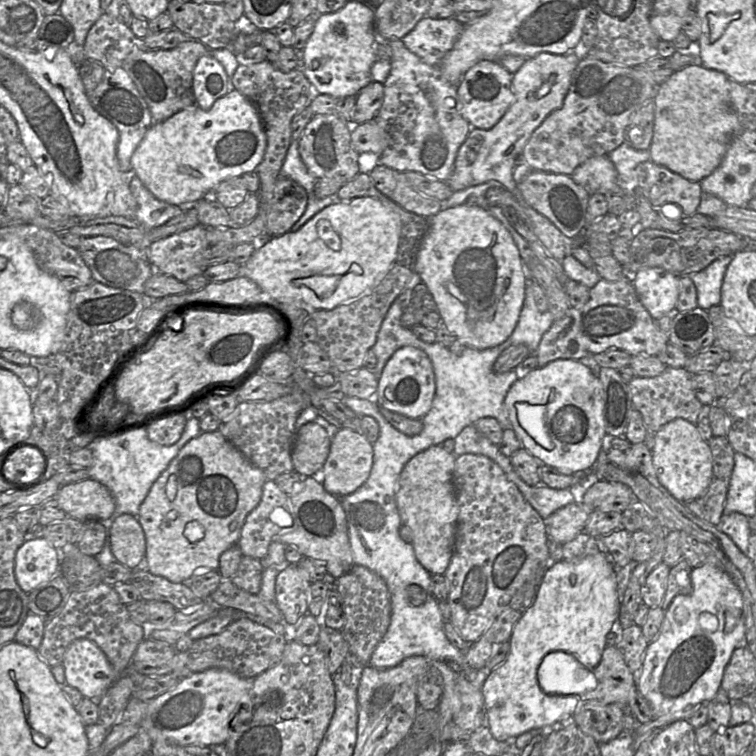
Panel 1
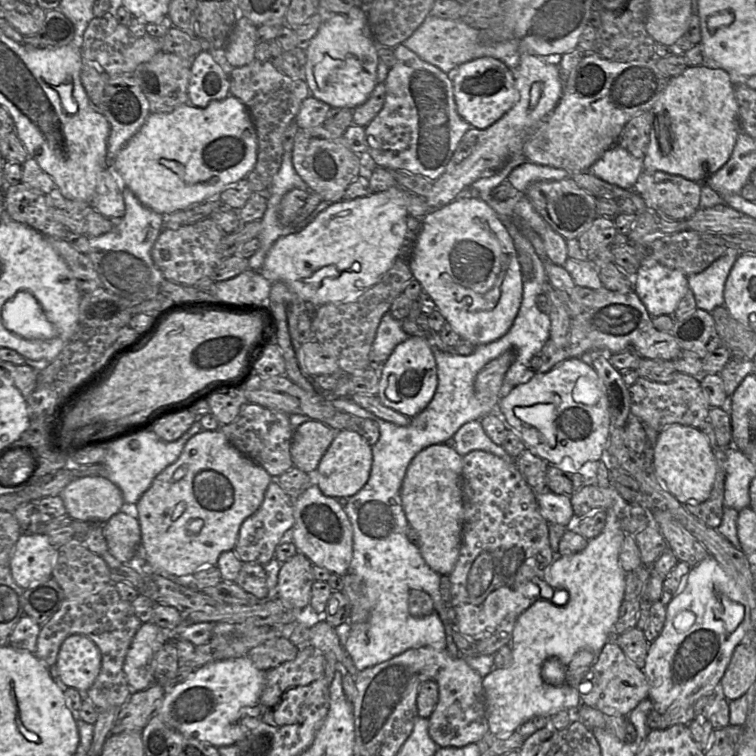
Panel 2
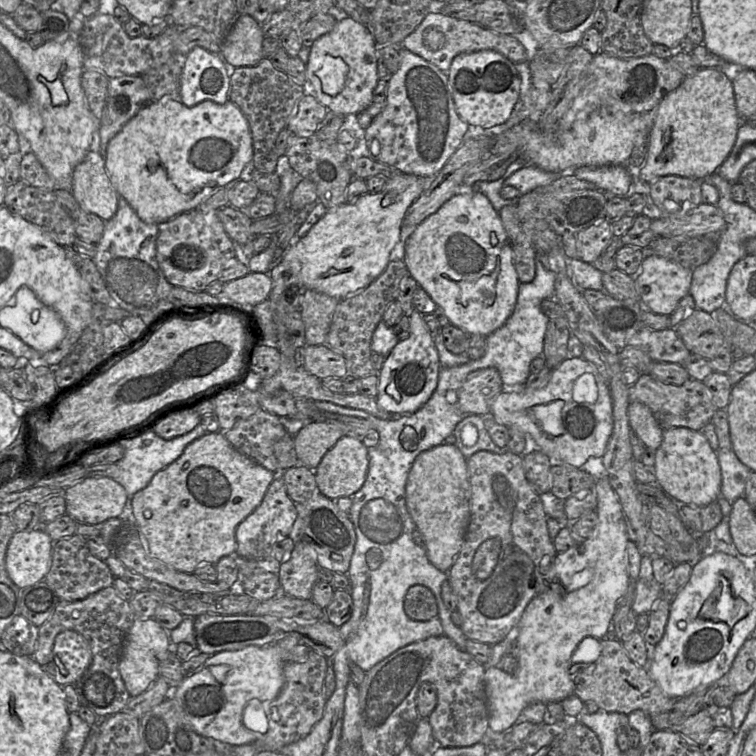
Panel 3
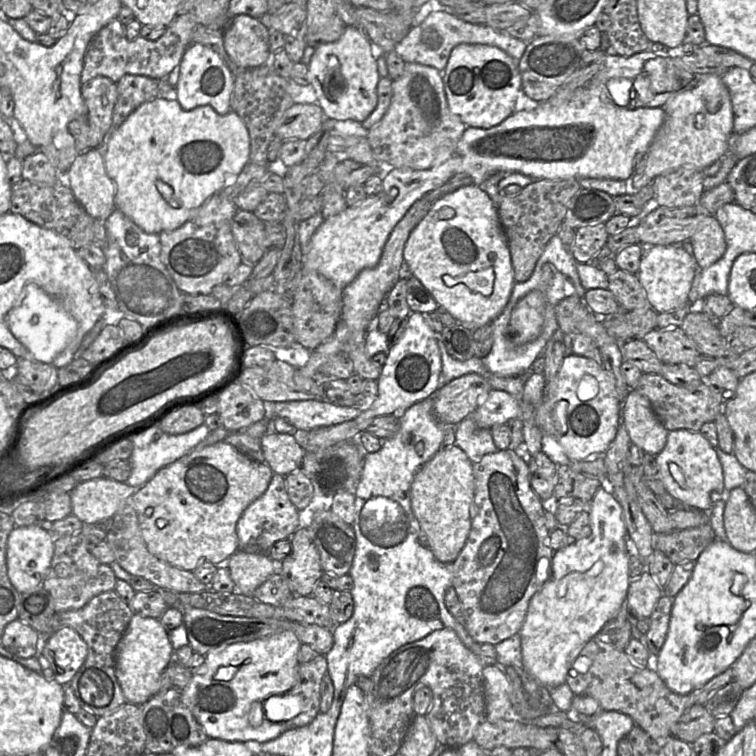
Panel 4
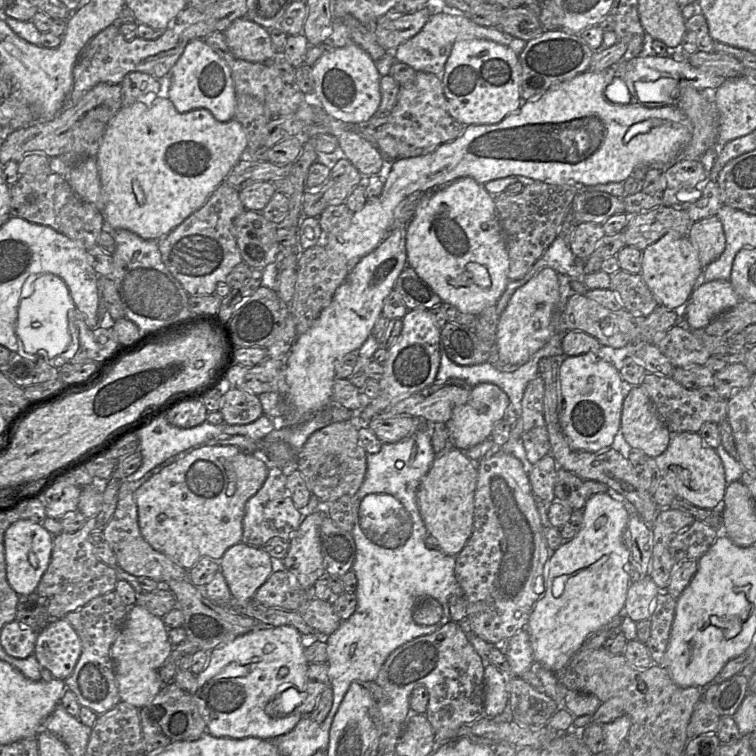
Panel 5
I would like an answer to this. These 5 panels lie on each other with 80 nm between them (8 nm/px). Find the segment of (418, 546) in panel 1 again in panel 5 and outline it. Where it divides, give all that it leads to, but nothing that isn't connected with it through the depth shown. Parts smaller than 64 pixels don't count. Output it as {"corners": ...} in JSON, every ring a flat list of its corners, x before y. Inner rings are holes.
{"corners":[[453,447,434,458,418,487,418,509,428,535,436,538,439,550,446,555,457,556,472,533,476,481,476,462,471,461,463,451]]}

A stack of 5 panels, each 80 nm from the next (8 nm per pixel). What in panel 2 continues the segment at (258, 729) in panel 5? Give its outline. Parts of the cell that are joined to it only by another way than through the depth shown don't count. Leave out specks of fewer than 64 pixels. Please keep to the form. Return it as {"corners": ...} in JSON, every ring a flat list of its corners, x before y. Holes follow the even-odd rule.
{"corners":[[249,657,210,662,187,679,167,689,157,715,183,735,207,742,215,747,235,745,247,735,241,725,242,707,253,707,265,686,266,672,258,669]]}

